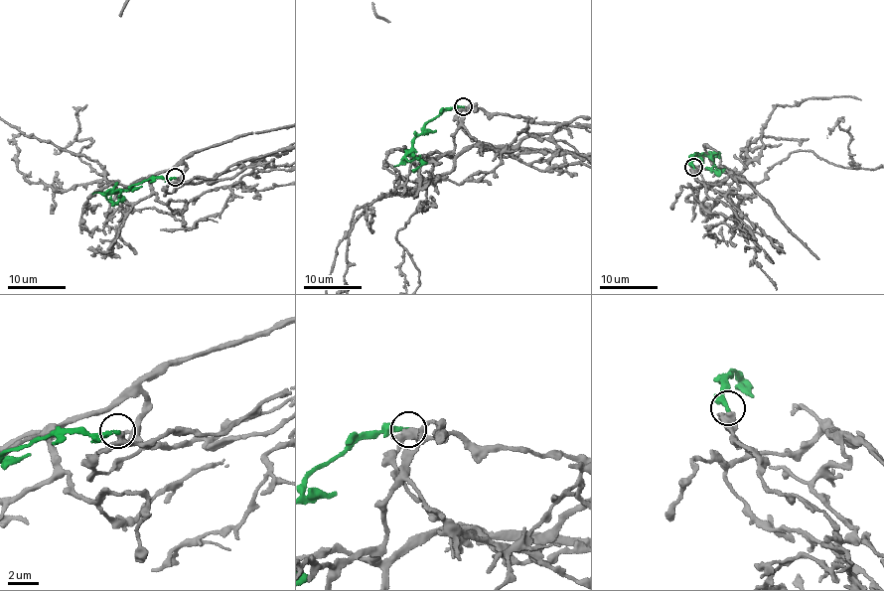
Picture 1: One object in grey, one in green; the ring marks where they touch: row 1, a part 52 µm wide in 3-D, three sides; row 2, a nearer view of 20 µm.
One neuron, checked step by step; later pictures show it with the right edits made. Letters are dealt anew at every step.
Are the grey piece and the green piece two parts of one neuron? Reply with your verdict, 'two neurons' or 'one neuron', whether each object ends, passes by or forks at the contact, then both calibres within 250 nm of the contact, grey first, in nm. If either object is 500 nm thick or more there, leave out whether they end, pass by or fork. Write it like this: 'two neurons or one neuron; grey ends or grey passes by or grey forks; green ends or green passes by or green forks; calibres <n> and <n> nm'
two neurons; grey passes by; green ends; calibres 400 and 280 nm

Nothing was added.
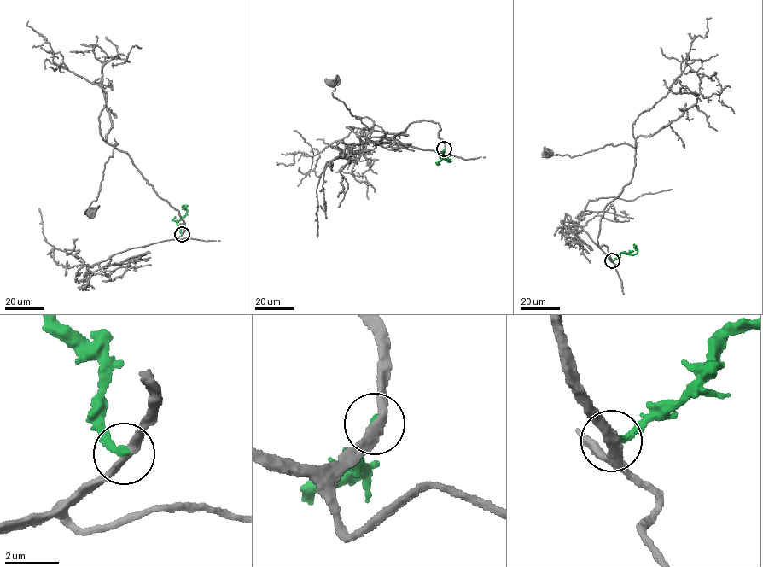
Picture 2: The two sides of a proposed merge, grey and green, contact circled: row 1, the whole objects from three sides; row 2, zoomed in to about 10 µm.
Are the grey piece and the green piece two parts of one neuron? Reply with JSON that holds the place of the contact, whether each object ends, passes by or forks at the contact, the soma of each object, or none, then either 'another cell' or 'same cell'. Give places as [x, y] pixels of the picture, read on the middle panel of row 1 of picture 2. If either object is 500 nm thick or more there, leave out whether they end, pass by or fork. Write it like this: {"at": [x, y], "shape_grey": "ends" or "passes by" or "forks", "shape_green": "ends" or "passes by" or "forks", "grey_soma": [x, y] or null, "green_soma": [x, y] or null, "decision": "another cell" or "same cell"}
{"at": [444, 149], "shape_grey": "passes by", "shape_green": "ends", "grey_soma": [331, 83], "green_soma": null, "decision": "another cell"}

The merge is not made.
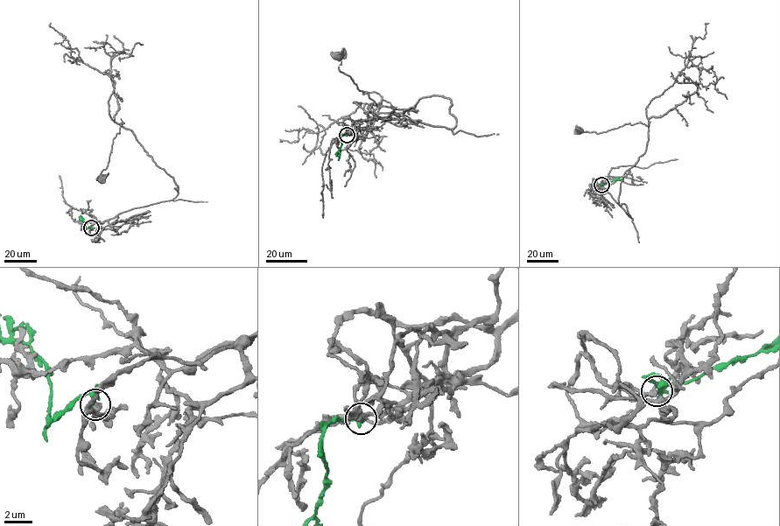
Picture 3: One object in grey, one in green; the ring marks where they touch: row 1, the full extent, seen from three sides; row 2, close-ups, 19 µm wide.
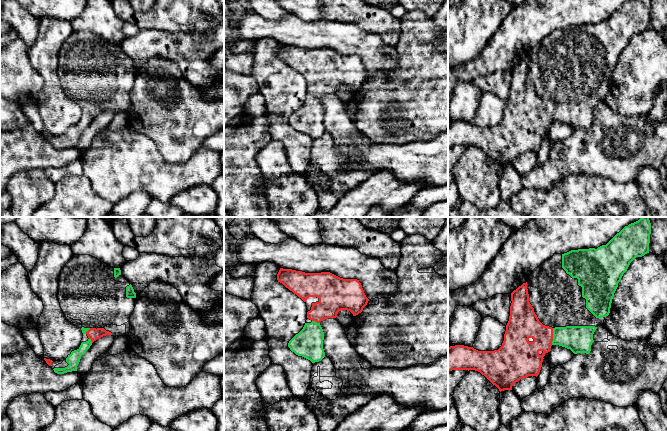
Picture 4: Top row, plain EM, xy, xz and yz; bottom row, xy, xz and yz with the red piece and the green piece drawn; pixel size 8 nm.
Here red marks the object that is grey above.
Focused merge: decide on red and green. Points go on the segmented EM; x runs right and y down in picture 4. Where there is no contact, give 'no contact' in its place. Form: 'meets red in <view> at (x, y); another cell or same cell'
meets red in yz at (552, 336); same cell

